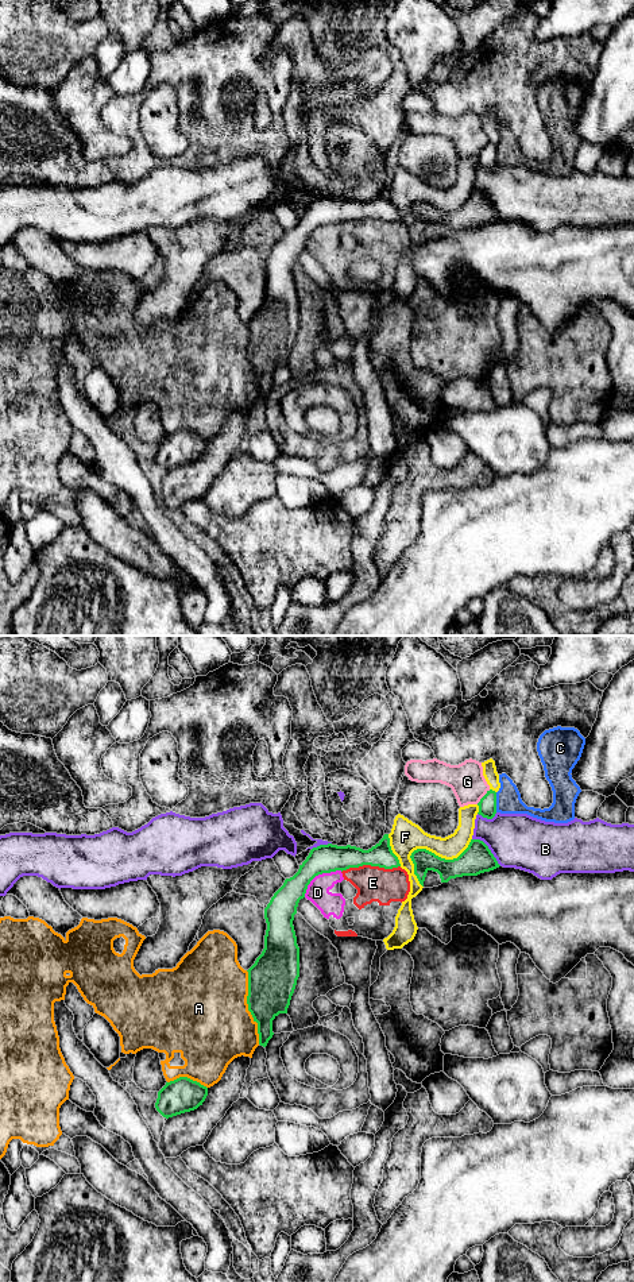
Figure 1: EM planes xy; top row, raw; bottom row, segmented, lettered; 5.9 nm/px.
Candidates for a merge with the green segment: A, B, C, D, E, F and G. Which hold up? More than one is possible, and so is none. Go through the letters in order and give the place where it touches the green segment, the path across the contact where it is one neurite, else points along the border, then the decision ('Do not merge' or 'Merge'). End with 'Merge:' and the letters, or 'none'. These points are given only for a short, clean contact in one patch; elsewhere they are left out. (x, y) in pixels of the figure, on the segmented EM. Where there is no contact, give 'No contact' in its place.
A: Touches green at xy (248, 1007). Do not merge
B: Touches green at xy (488, 849). Do not merge
C: Touches green at xy (495, 802). Do not merge
D: Touches green at xy (319, 873). Boundary: xy (341, 871), (319, 873), (308, 885), (304, 896). Do not merge
E: Touches green at xy (370, 864). Boundary: xy (399, 865), (391, 868), (359, 865), (350, 867), (341, 872). Do not merge
F: Touches green at xy (428, 850). Boundary: xy (471, 838), (452, 858), (416, 849), (410, 860), (418, 883). Do not merge
G: Touches green at xy (483, 796). Boundary: xy (490, 790), (476, 803). Do not merge
Merge: none

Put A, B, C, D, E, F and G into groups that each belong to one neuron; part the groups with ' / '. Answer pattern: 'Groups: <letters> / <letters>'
Groups: A / B / C / D E / F / G

